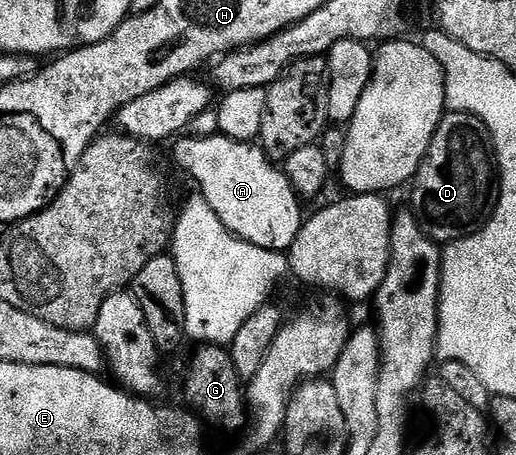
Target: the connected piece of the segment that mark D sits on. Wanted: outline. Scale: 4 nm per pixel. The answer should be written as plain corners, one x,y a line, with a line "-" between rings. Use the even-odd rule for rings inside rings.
449,112
442,117
439,128
427,148
421,167
411,179
413,186
412,213
421,223
421,231
438,244
458,242
477,234
491,220
497,207
499,174
495,169
495,154
487,127
477,120
476,114

